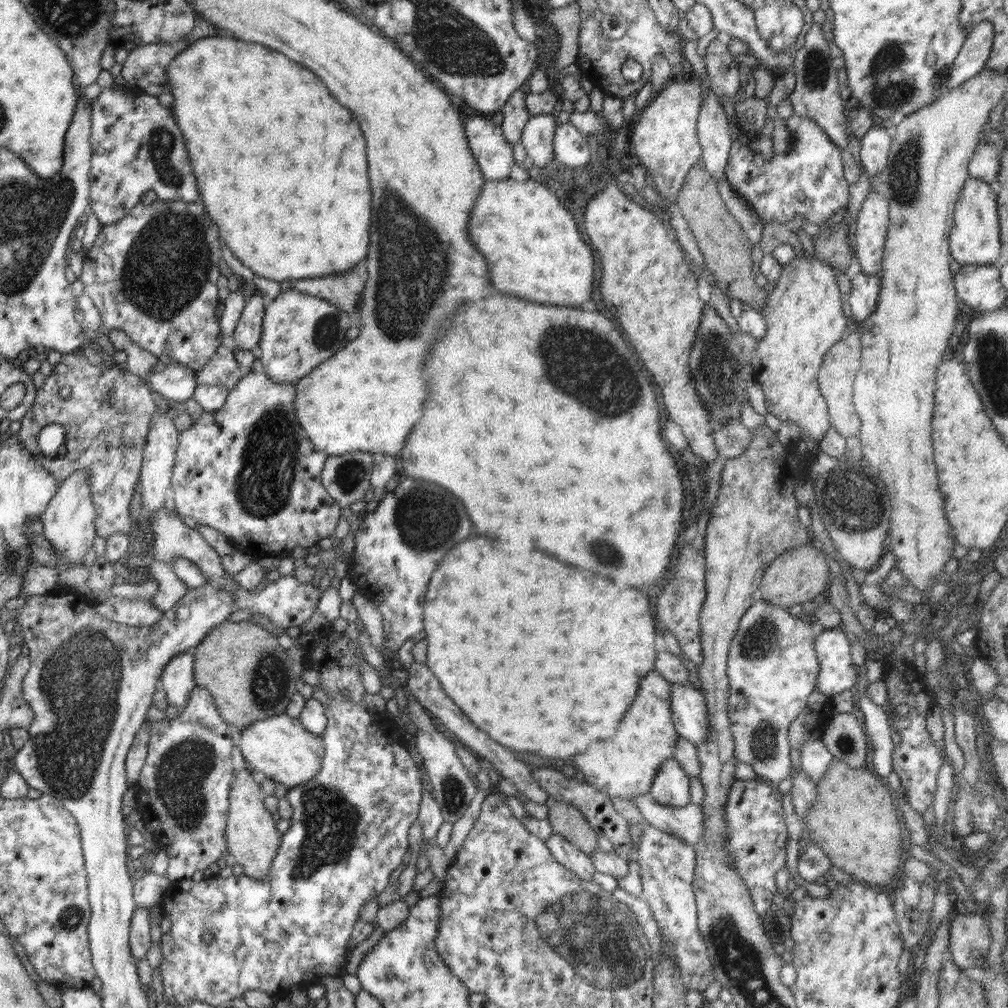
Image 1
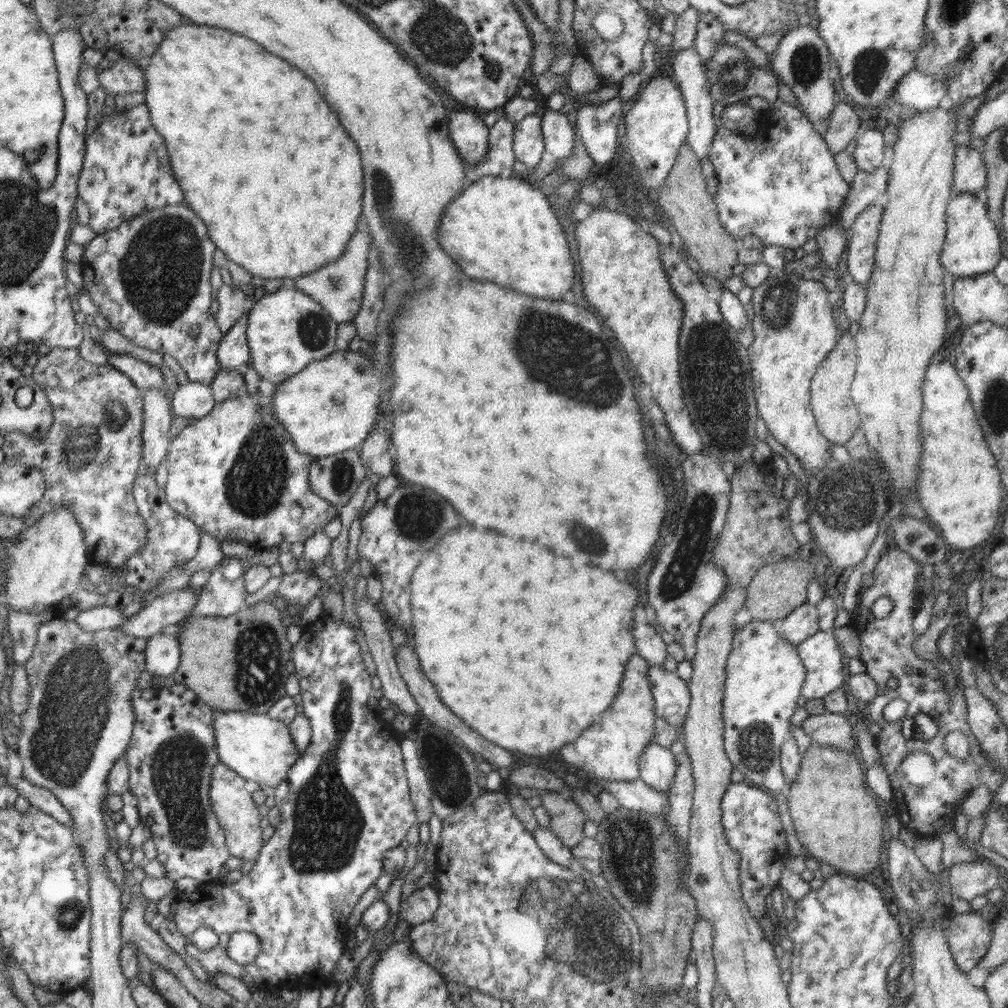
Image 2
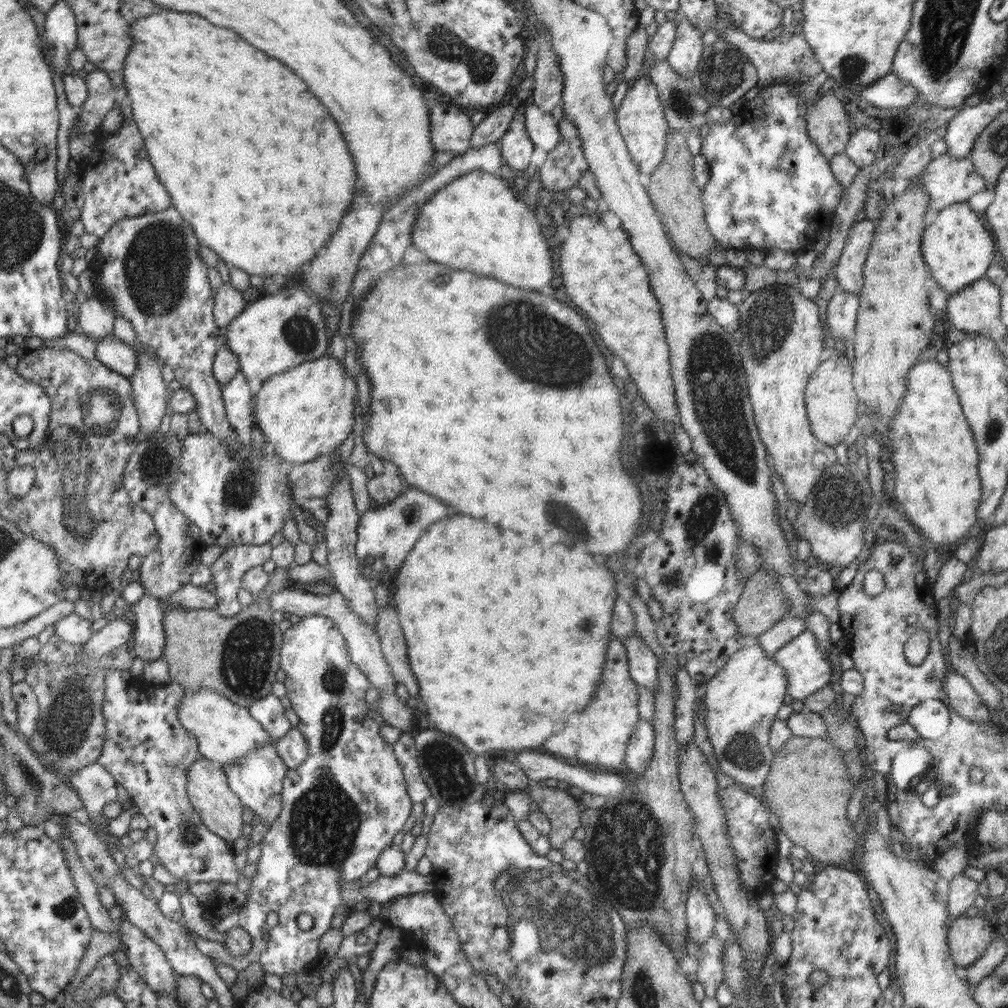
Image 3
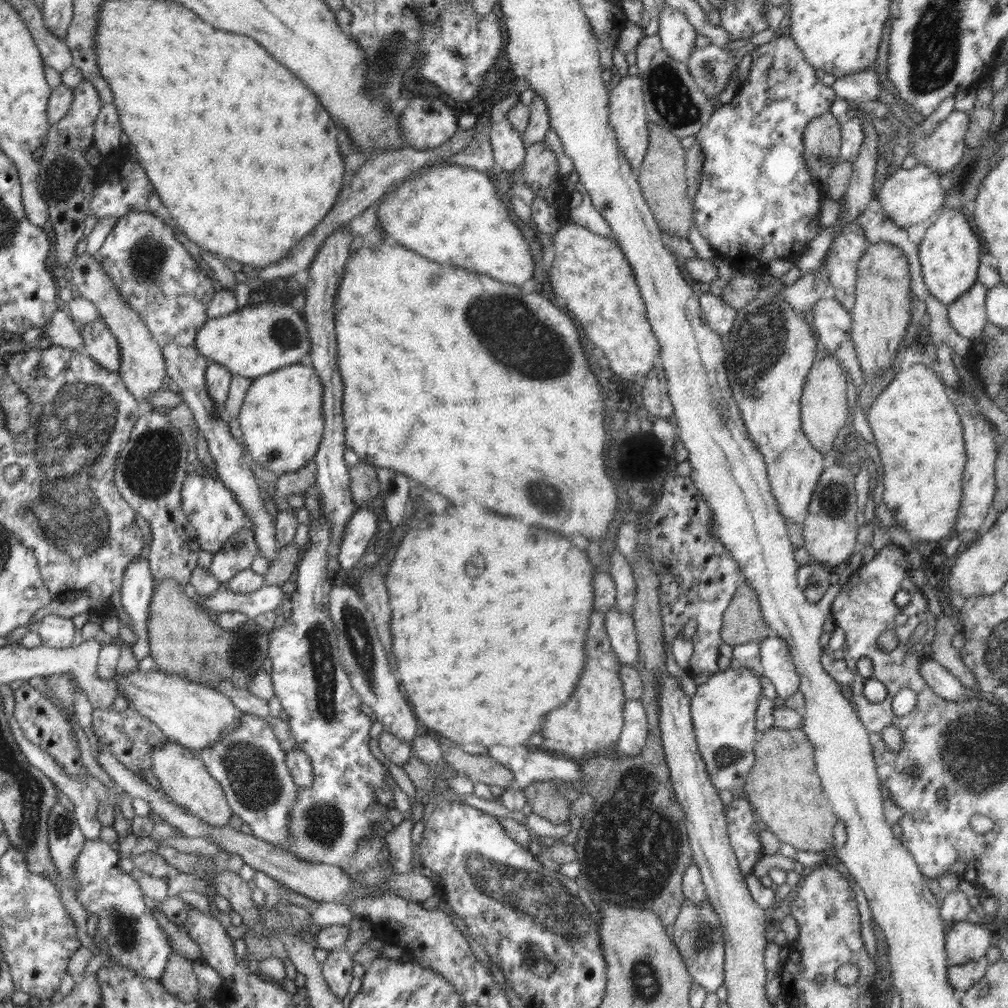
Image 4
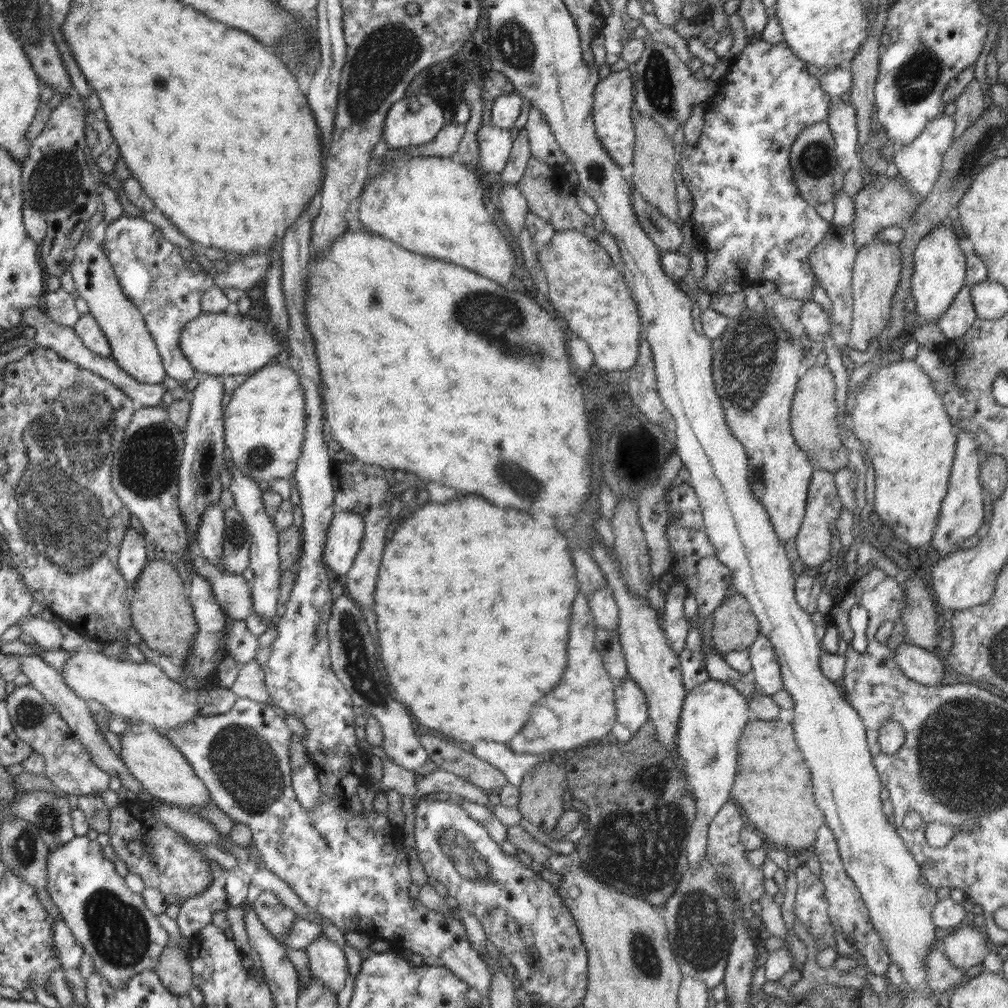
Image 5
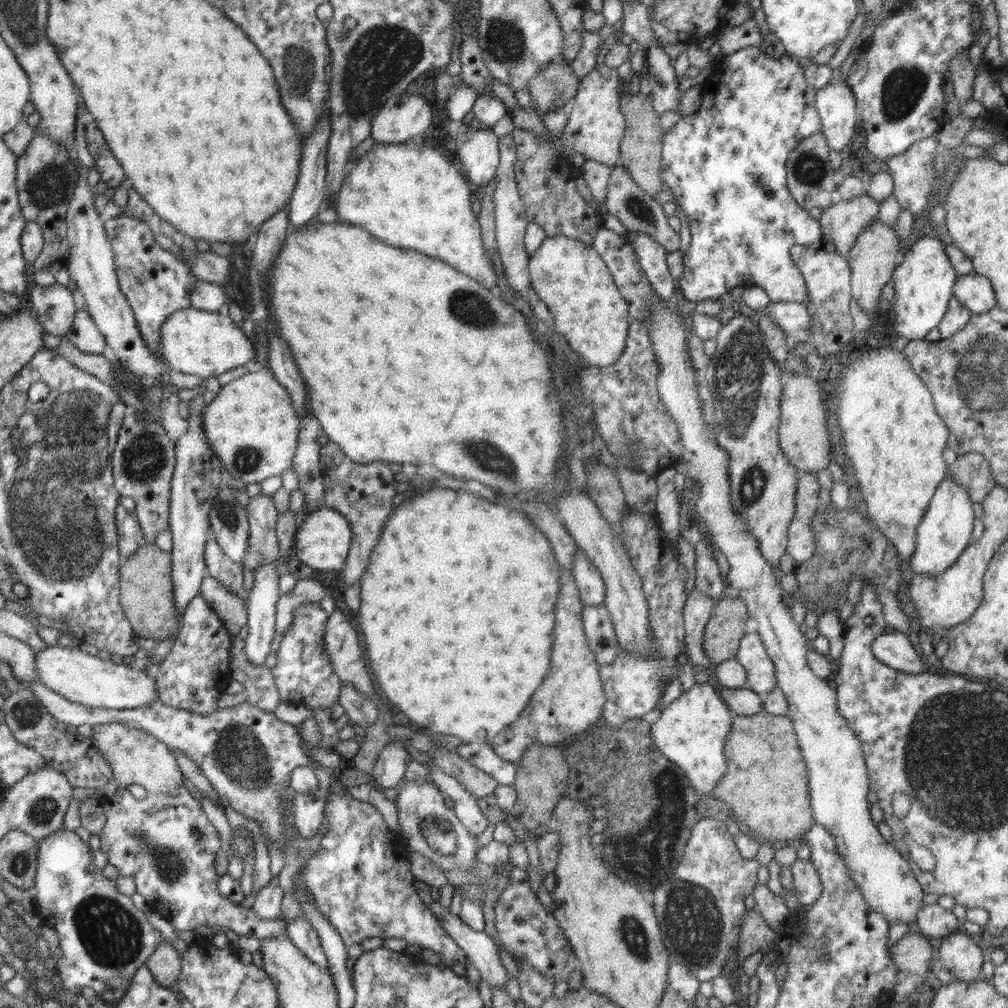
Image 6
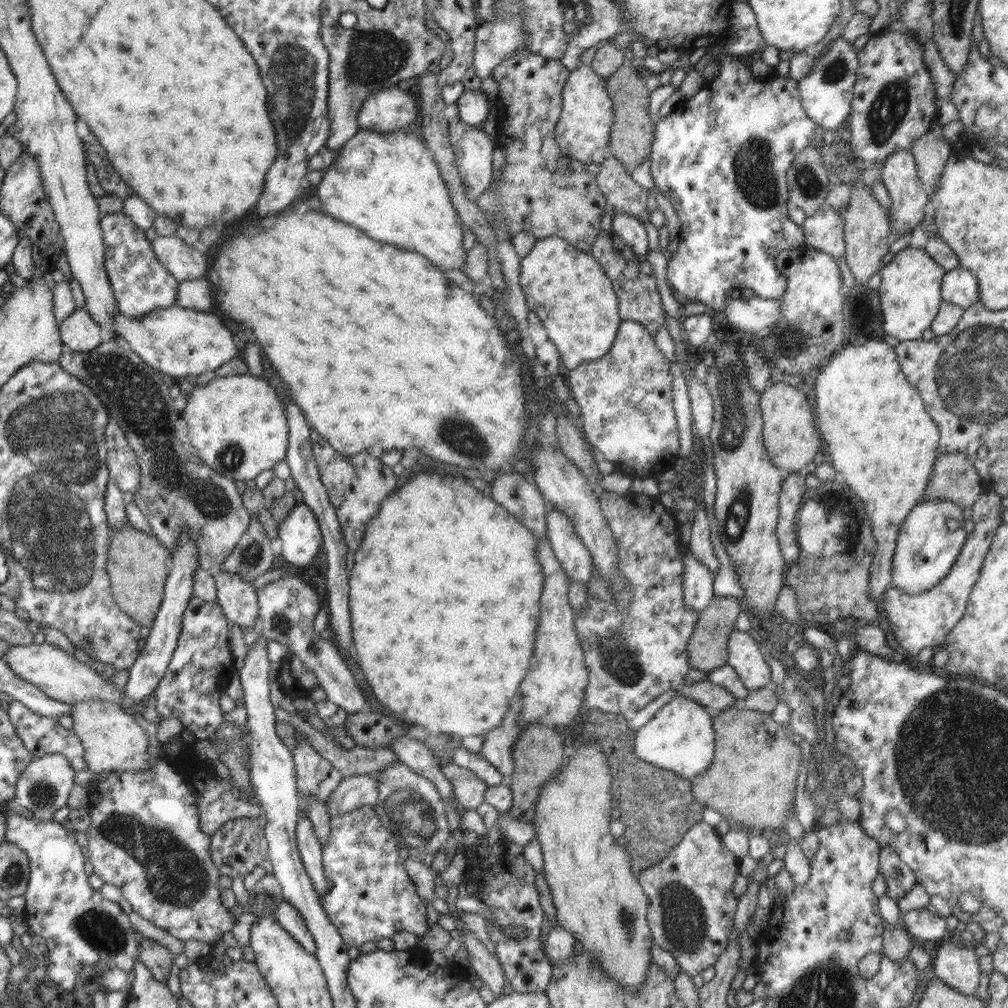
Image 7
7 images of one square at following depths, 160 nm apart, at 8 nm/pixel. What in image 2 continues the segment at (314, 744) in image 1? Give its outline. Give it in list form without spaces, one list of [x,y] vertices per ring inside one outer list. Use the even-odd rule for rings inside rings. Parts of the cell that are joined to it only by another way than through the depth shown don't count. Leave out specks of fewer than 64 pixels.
[[[214,710],[212,728],[219,762],[242,778],[254,780],[270,798],[274,789],[285,779],[290,767],[303,753],[294,744],[289,725],[270,718],[266,713]]]

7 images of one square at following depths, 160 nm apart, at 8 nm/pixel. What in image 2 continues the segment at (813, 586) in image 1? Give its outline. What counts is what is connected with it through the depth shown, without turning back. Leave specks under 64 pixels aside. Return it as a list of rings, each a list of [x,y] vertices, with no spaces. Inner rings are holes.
[[[807,553],[800,558],[789,557],[782,562],[760,567],[747,587],[748,596],[744,602],[751,620],[777,622],[788,616],[795,608],[806,603],[807,587],[814,576],[813,564],[808,561]]]

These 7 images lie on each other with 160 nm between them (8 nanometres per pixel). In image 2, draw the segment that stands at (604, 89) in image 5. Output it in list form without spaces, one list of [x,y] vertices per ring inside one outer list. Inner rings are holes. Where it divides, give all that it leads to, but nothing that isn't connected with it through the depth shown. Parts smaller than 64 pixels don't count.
[[[653,77],[645,82],[632,103],[632,108],[624,116],[626,141],[624,147],[627,158],[638,168],[641,184],[660,190],[682,144],[687,142],[689,120],[681,90],[671,78]]]

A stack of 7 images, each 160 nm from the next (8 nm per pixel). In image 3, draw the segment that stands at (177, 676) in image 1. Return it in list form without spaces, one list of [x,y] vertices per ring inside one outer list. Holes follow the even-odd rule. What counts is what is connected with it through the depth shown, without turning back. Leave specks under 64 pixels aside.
[[[146,593],[136,603],[124,607],[126,615],[133,619],[135,629],[132,653],[145,662],[163,658],[165,632],[163,629],[163,606],[159,599]]]

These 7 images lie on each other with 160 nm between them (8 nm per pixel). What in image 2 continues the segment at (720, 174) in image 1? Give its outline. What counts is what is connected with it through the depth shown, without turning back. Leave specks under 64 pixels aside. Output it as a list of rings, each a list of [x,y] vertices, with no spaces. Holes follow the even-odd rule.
[[[680,49],[672,53],[671,58],[673,76],[678,82],[678,88],[683,94],[686,111],[688,112],[689,133],[687,134],[687,143],[700,160],[708,159],[714,133],[720,126],[719,121],[714,119],[713,116],[714,102],[708,92],[708,79],[706,78],[704,67],[700,64],[701,59],[695,49]]]

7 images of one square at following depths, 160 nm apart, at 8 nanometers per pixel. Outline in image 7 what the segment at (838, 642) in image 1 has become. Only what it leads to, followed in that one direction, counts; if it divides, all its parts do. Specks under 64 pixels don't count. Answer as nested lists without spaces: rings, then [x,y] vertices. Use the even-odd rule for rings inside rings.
[[[734,629],[727,640],[729,664],[749,690],[770,687],[770,667],[764,661],[759,644],[744,631]]]

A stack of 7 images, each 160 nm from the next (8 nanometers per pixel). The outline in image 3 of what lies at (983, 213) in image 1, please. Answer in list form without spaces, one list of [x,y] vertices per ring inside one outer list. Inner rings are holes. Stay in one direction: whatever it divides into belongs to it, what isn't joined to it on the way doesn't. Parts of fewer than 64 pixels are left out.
[[[967,201],[945,206],[924,231],[922,256],[933,282],[950,296],[985,276],[994,258],[994,240]]]

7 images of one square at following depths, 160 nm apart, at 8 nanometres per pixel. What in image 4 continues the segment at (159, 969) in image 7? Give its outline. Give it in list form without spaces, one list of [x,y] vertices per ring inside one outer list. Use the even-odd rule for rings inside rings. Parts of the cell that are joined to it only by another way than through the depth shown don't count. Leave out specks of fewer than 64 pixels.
[[[170,953],[163,975],[160,978],[165,989],[181,1001],[197,1000],[198,979],[193,973],[192,961],[180,953]]]

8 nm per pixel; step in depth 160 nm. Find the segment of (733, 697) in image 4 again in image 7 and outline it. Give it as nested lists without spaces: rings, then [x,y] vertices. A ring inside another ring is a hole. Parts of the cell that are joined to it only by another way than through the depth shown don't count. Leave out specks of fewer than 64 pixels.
[[[676,696],[636,730],[633,736],[633,754],[644,762],[690,780],[707,771],[709,764],[712,764],[715,753],[715,732],[712,725],[713,717],[699,702]]]

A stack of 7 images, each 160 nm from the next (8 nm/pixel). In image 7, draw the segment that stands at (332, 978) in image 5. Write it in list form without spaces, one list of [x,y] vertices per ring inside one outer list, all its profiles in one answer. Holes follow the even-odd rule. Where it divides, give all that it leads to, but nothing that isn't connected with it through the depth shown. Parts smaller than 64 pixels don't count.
[[[282,901],[275,910],[273,917],[308,954],[315,954],[316,945],[314,938],[310,935],[302,915],[296,908],[286,901]]]

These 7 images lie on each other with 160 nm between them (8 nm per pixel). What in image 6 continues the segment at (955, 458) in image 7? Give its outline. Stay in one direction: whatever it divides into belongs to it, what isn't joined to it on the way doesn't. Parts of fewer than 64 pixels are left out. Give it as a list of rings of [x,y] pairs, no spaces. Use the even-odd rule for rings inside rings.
[[[979,453],[958,455],[954,463],[947,466],[947,476],[963,484],[974,503],[981,502],[997,485],[987,460]]]

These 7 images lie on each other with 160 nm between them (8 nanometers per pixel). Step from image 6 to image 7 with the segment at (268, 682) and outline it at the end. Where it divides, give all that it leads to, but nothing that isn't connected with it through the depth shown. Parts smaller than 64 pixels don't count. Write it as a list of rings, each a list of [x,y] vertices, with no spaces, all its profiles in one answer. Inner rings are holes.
[[[275,708],[275,718],[278,721],[286,721],[296,731],[304,735],[312,748],[330,762],[344,777],[354,775],[376,774],[380,769],[392,763],[400,763],[397,754],[389,748],[368,748],[367,746],[355,745],[351,749],[340,747],[328,736],[313,728],[310,723],[296,713]]]

